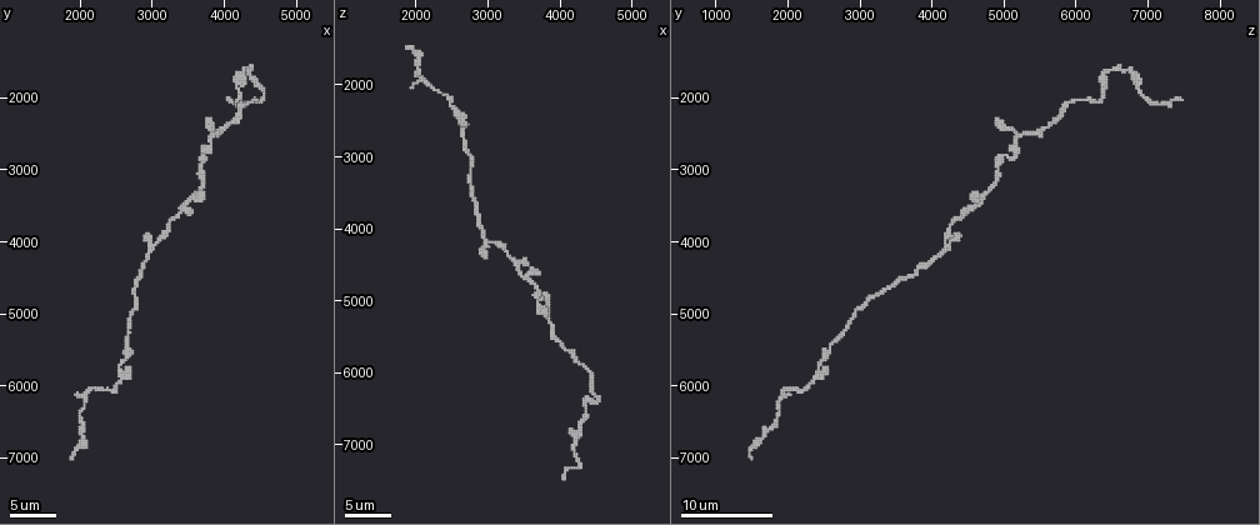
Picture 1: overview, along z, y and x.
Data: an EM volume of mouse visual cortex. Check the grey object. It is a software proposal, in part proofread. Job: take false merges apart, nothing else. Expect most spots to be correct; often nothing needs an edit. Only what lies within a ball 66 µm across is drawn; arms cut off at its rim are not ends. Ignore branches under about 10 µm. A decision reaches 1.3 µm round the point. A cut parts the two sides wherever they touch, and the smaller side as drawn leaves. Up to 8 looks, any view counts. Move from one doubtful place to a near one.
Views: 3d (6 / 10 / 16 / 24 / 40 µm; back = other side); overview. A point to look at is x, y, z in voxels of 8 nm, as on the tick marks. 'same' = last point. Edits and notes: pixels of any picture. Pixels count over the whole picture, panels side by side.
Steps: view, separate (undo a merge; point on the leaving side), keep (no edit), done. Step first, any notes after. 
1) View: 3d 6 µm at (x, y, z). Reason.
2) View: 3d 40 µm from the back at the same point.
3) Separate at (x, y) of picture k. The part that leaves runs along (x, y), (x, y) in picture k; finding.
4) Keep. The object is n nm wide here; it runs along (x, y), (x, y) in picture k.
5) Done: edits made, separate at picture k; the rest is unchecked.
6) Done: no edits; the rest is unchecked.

View: 3d 6 µm at (2600, 5350, 2650). Calibre changes.

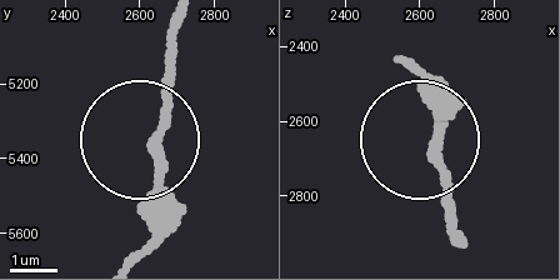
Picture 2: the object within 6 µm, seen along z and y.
Keep. All the same neuron.

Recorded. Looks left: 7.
View: 3d 10 µm at (3750, 2600, 5150). Three arms meet.

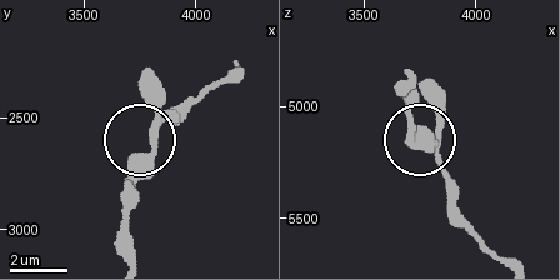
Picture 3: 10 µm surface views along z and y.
View: 3d 6 µm at (3810, 2660, 5160). Zoom in.

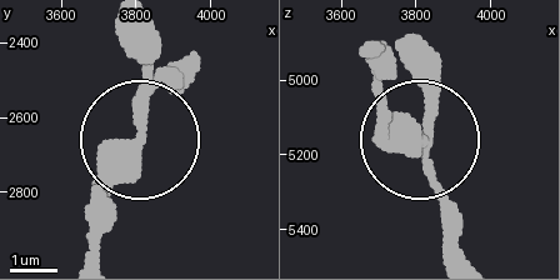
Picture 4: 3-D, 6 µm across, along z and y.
Keep. Continuous, no second neuron.

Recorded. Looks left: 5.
View: 3d 6 µm at (3550, 3350, 4700). Side arm on a straight run.

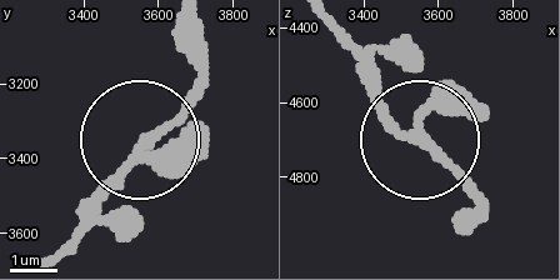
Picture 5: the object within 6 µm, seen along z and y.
Keep. 3 arms meet here; continuous, no second neuron.

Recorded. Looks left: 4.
View: 3d 16 µm at (2500, 5950, 2300). Thick turns thin.

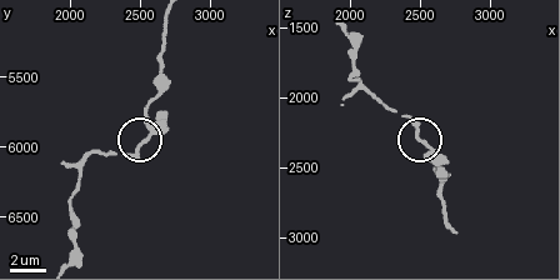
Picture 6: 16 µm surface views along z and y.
View: 3d 16 µm from the back at (2500, 5980, 2300).

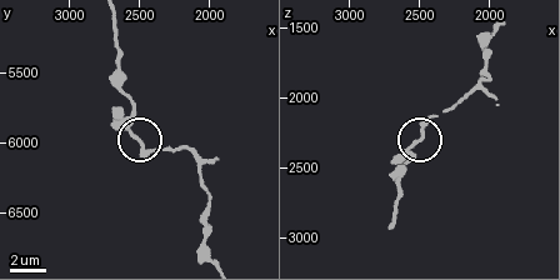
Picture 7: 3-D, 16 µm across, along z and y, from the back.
Keep. The object is 170 nm wide here; all the same neuron.

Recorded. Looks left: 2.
Done: no edits; the rest is unchecked.

